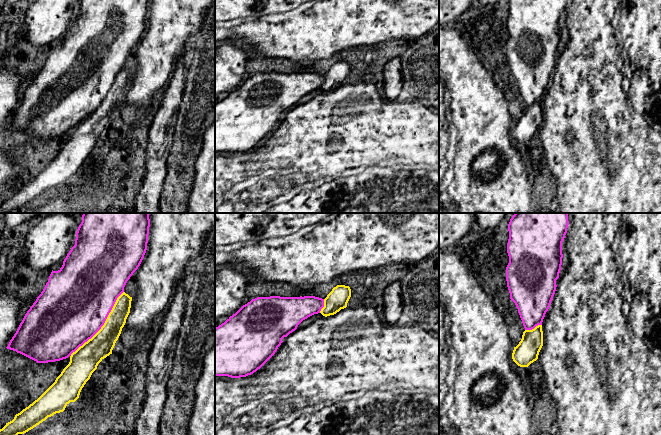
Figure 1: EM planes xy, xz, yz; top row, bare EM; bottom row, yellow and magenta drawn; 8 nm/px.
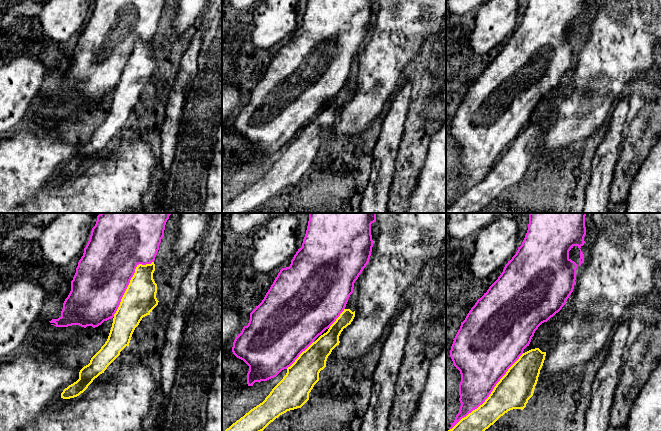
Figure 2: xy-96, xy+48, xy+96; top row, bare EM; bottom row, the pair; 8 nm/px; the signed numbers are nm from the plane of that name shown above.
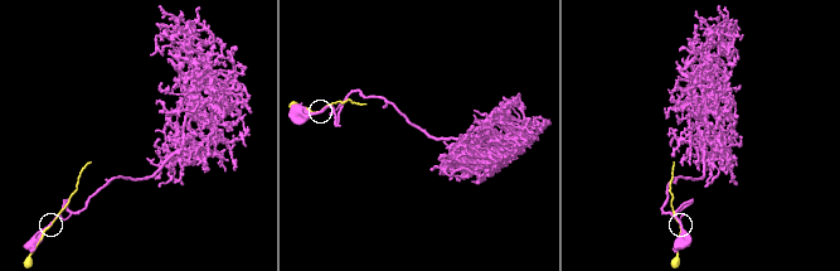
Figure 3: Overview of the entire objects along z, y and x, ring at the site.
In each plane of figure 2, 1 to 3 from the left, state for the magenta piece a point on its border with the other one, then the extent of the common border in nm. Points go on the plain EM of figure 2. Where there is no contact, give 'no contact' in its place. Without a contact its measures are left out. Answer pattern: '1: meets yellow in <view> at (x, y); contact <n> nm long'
1: meets yellow in xy-96 at (129, 59); contact 550 nm long
2: meets yellow in xy+48 at (299, 131); contact 320 nm long
3: meets yellow in xy+96 at (489, 171); contact 850 nm long

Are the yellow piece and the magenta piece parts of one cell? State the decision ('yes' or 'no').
no

